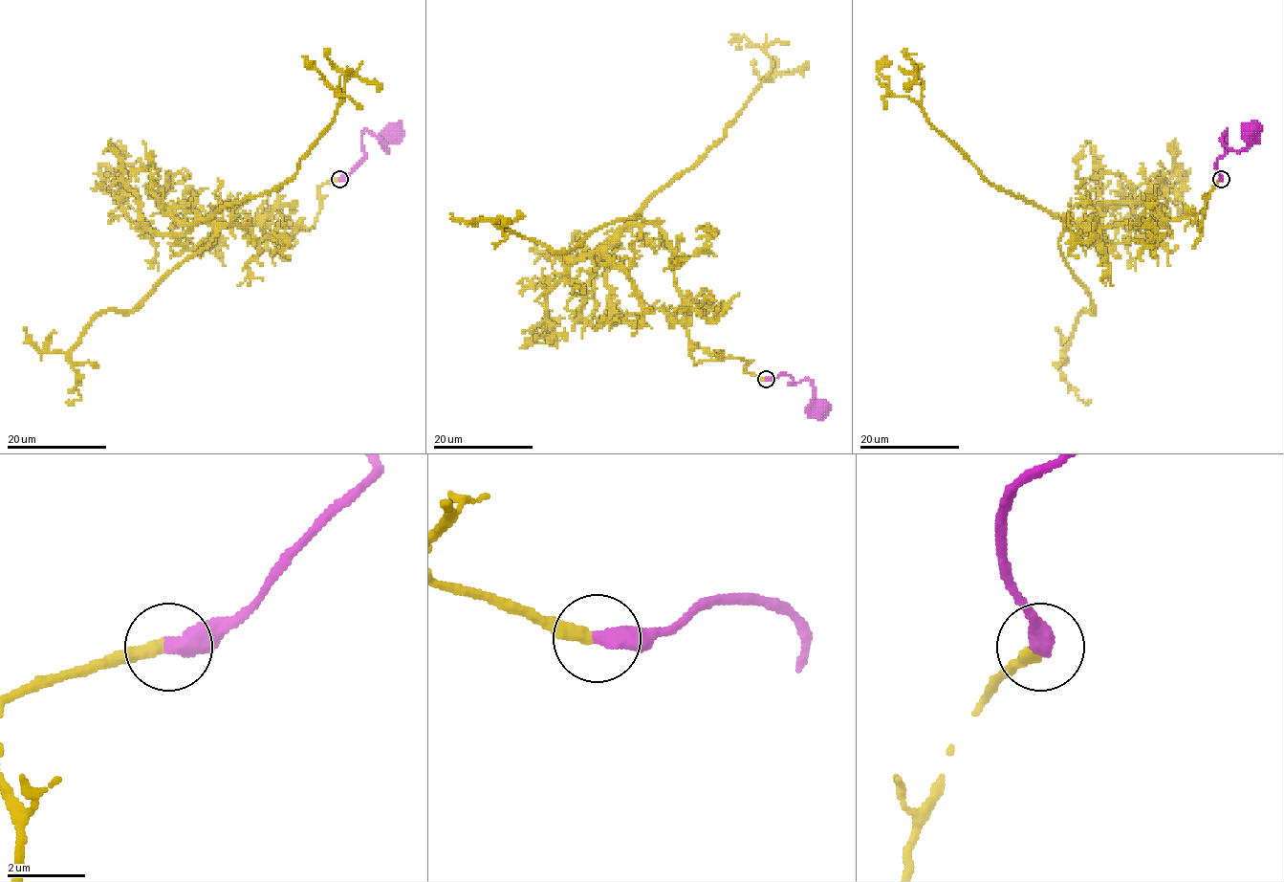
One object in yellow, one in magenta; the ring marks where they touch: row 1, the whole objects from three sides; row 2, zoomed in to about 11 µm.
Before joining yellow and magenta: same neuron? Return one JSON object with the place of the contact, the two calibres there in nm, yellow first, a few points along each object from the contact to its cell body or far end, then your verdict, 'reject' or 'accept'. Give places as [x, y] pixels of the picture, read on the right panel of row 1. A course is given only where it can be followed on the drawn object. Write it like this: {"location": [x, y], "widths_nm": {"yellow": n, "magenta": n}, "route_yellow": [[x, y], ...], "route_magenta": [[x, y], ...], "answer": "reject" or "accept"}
{"location": [1221, 179], "widths_nm": {"yellow": 360, "magenta": 500}, "route_yellow": [[1222, 179], [1200, 229], [1204, 212], [1065, 225], [993, 187], [916, 101], [896, 96], [880, 72], [884, 55]], "route_magenta": [[1222, 179], [1216, 162], [1225, 152], [1225, 133], [1222, 142], [1232, 150], [1243, 151], [1249, 145], [1249, 135]], "answer": "accept"}

